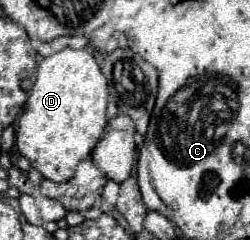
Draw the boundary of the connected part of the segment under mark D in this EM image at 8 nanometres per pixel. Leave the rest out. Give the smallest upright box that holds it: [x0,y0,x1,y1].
[16,47,109,179]

